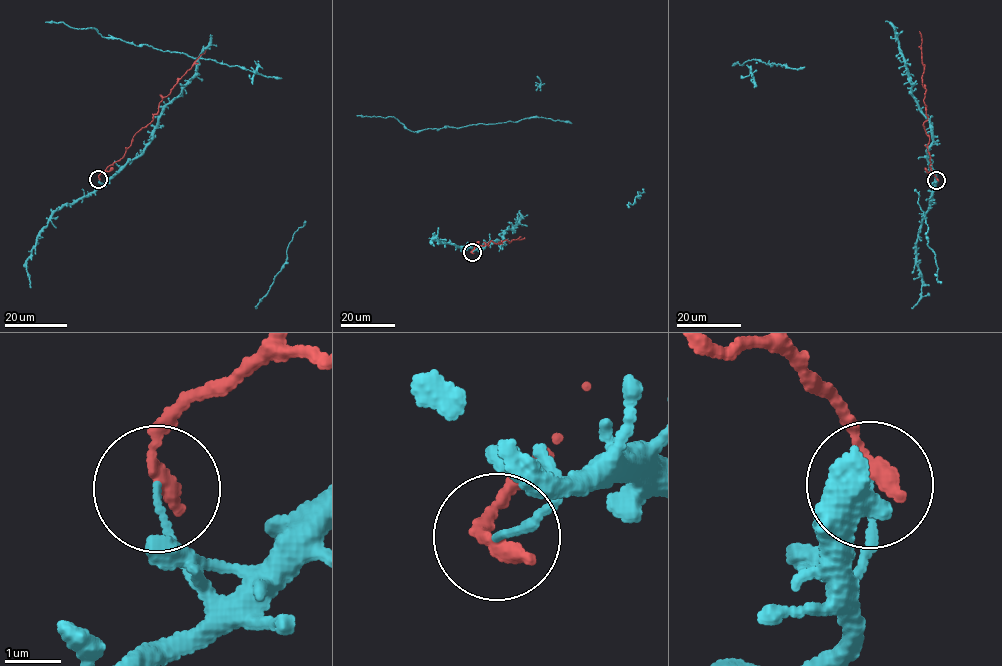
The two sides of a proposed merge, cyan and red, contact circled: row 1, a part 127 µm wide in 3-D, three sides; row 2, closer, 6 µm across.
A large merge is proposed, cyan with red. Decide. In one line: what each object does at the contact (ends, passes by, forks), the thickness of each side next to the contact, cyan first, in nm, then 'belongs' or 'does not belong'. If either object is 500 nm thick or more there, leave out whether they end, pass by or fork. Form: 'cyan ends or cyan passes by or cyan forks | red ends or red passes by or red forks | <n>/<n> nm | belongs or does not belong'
cyan ends | red ends | 100/320 nm | does not belong

